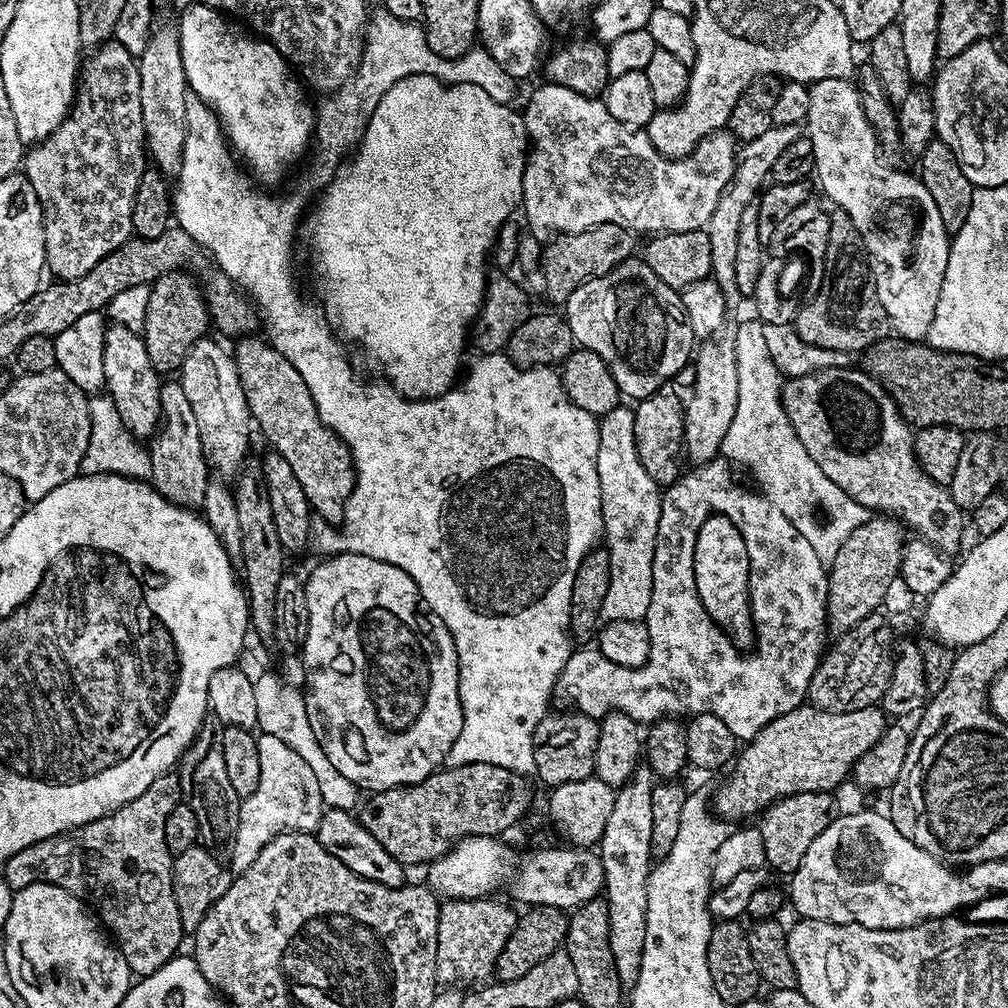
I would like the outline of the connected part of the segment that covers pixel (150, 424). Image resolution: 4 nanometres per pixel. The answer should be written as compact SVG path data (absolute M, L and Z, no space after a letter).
M109 323L104 334L102 366L104 388L118 406L122 422L126 422L128 429L138 438L151 437L159 429L162 419L160 411L162 376L150 362L150 354L146 354L143 335L121 324Z

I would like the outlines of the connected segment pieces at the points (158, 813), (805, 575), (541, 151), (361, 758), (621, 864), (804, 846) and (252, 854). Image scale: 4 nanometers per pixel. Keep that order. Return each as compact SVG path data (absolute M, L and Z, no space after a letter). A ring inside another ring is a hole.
M170 771L165 776L154 778L154 782L150 782L150 786L146 786L146 790L142 790L142 794L138 798L126 802L118 811L110 812L108 815L89 824L84 824L80 828L71 828L69 832L63 832L60 836L51 836L49 840L43 840L18 854L14 854L14 858L10 858L2 865L2 874L6 878L6 882L11 886L13 892L22 890L31 884L46 883L62 886L70 894L79 896L85 904L94 909L101 925L114 937L114 943L126 958L128 968L133 977L143 978L154 974L154 970L161 968L167 960L171 960L173 956L181 951L180 943L186 939L182 918L178 914L178 902L174 898L174 886L172 885L172 861L174 857L170 854L170 850L166 850L166 818L170 814L170 810L174 810L174 806L178 806L182 802L180 787L182 788L182 781L179 775L175 771Z
M717 458L691 470L693 472L685 471L680 479L667 485L662 492L658 538L654 546L654 582L646 617L650 634L648 661L641 668L627 668L610 662L595 647L580 646L569 656L566 666L558 674L554 692L568 703L565 705L574 706L575 711L584 716L603 718L609 712L625 712L641 726L665 718L688 718L703 712L714 714L714 718L722 718L722 722L730 726L737 741L747 742L753 740L770 722L774 722L774 718L790 714L790 710L805 703L808 683L812 681L826 651L824 632L828 628L828 572L825 561L814 554L814 546L810 546L810 542L806 542L806 538L794 530L790 518L786 518L786 514L782 514L774 502L755 491L743 492L736 488L736 480L732 477L734 468L729 461ZM708 508L710 512L720 510L732 516L752 550L756 594L748 594L750 640L744 644L744 656L738 656L706 620L692 584L690 556L694 536Z
M544 82L541 88L532 92L528 105L522 108L524 125L528 131L528 143L530 145L524 162L524 198L522 201L522 213L528 219L527 231L541 238L551 237L553 234L567 234L569 232L585 232L591 228L597 228L600 224L617 224L628 229L633 234L648 232L647 234L659 234L662 232L699 232L707 229L711 215L718 206L719 199L732 181L737 163L738 141L731 132L721 130L712 133L707 140L703 140L689 156L682 160L669 160L667 156L660 156L658 150L650 142L647 131L626 127L610 110L606 110L603 99L594 96L583 96L574 90L570 90L561 84Z
M337 552L329 555L309 576L306 576L304 589L310 610L310 626L302 649L304 672L308 675L308 688L306 687L308 717L326 758L330 758L330 766L334 766L334 770L338 770L338 774L342 774L342 778L346 778L357 789L368 788L369 793L385 792L391 788L404 788L408 784L420 784L431 772L437 771L447 761L450 746L454 746L464 721L462 702L458 694L458 678L460 677L458 654L450 630L442 622L442 618L438 618L434 610L430 610L414 578L410 578L404 570L398 570L396 566L390 566L388 562L370 558L366 554Z
M637 766L632 777L622 787L615 789L614 810L610 810L610 819L606 822L606 830L602 830L602 838L598 845L598 855L604 871L602 896L608 905L610 918L610 954L614 954L614 970L618 970L620 985L625 990L631 990L638 982L638 970L642 966L642 950L646 946L646 882L649 872L654 867L650 848L650 824L653 821L650 800L653 785L651 768Z
M799 792L774 800L769 808L759 813L758 827L762 834L764 863L769 869L772 867L776 872L795 874L798 866L802 866L802 858L806 858L806 850L810 850L810 842L814 842L814 838L818 838L818 834L826 830L826 817L837 815L834 797L835 795L825 795L822 792Z
M260 732L256 736L258 746L258 763L262 766L262 774L258 777L258 790L254 794L243 797L238 814L238 830L230 845L232 860L230 868L239 874L250 870L250 865L258 854L262 854L262 846L283 832L315 833L320 825L320 816L326 811L322 794L318 790L318 778L314 778L314 770L306 766L306 762L295 750L290 750L282 738L274 738L274 734Z

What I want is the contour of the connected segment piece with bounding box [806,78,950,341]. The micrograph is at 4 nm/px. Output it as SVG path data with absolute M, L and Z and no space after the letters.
M826 78L825 80L815 81L809 87L810 94L810 110L808 111L808 119L806 121L806 138L812 144L814 150L814 180L820 183L820 188L833 201L835 207L841 208L846 214L850 214L850 222L854 222L854 226L858 230L858 234L864 243L864 251L877 265L881 264L884 268L877 267L874 275L876 278L876 289L878 290L878 298L882 302L882 306L888 315L888 322L891 331L897 337L905 340L923 341L927 337L930 330L930 322L934 322L934 310L938 310L938 298L942 294L942 278L946 274L946 262L948 261L948 249L950 247L950 234L946 230L946 226L942 226L942 214L938 214L938 206L934 206L934 198L930 198L930 190L926 190L926 186L915 175L912 176L908 172L899 172L896 168L891 168L888 164L880 161L882 149L876 142L876 135L870 126L870 122L866 122L866 114L862 114L862 102L860 101L860 89L851 79L848 78Z

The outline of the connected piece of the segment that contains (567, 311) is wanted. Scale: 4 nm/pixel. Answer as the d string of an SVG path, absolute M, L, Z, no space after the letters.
M629 258L624 260L614 270L610 270L610 274L595 276L593 280L588 280L582 286L578 286L578 290L574 290L574 294L570 294L570 298L563 305L562 312L572 331L573 341L575 341L579 347L598 354L598 358L602 358L602 362L606 362L610 374L614 374L614 382L618 382L621 393L623 393L625 397L633 396L633 401L639 402L644 400L650 394L657 392L664 384L675 381L677 379L675 376L678 375L687 364L689 367L690 361L693 359L694 337L690 330L688 316L684 313L684 303L680 300L680 292L677 291L677 289L666 286L666 282L662 282L662 278L658 278L658 274L654 274L654 270L650 270L650 266L646 266L646 262L642 258Z

